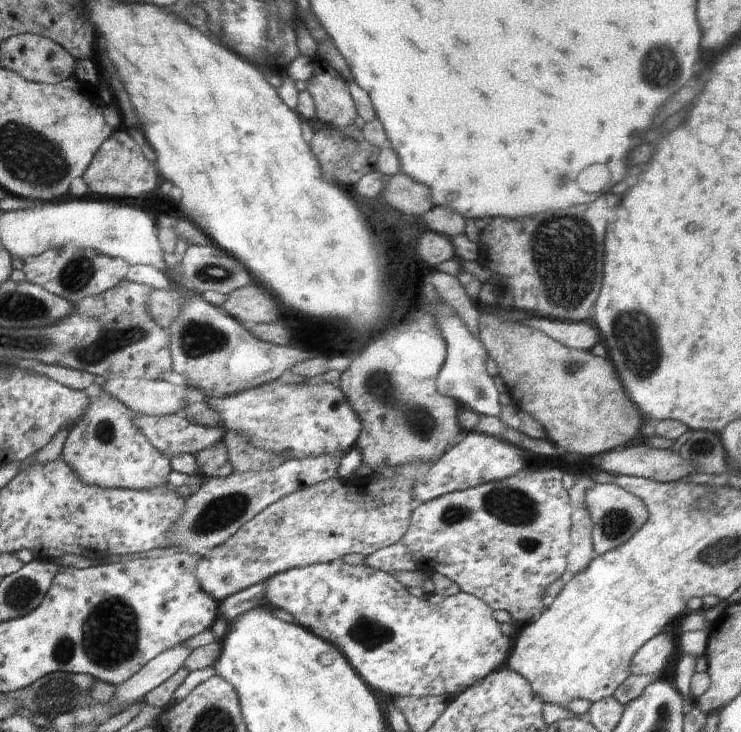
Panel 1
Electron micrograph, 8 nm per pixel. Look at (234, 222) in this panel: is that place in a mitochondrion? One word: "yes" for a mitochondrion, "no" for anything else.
no

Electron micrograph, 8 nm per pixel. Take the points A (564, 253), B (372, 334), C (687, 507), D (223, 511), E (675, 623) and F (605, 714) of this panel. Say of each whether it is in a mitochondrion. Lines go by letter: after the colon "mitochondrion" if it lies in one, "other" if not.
A: mitochondrion
B: other
C: other
D: mitochondrion
E: other
F: other

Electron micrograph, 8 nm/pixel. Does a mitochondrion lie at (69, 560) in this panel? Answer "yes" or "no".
no

